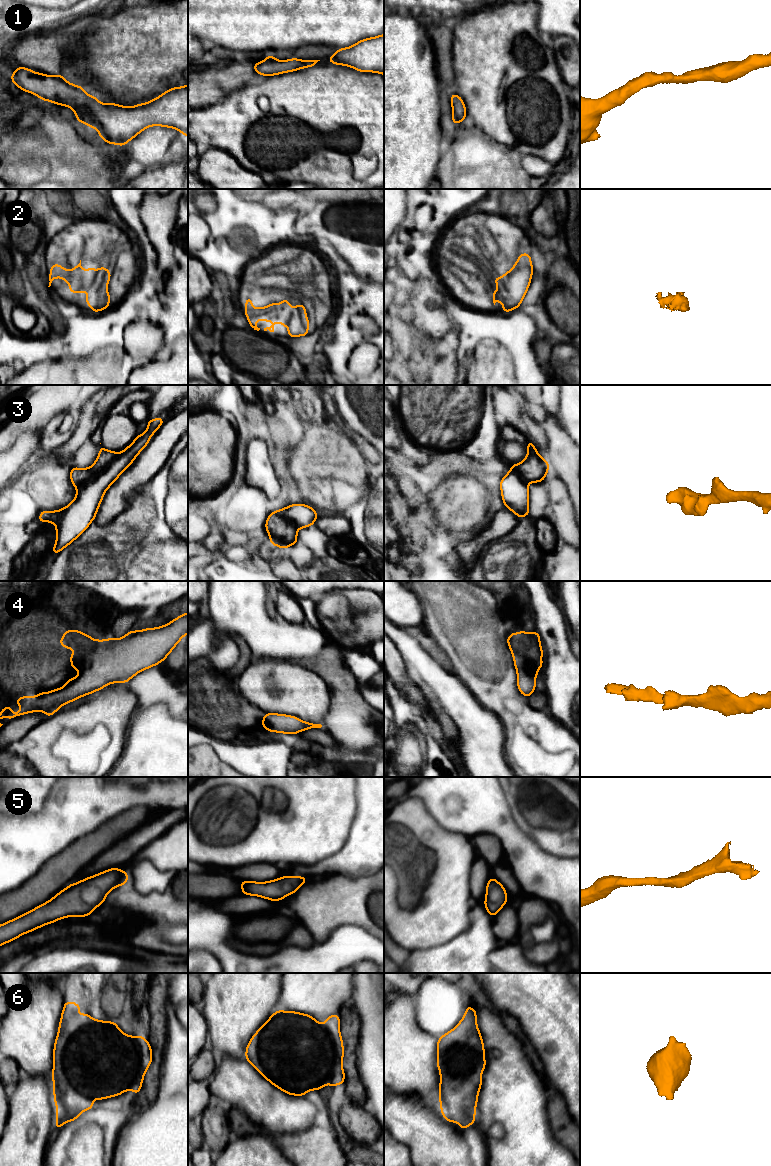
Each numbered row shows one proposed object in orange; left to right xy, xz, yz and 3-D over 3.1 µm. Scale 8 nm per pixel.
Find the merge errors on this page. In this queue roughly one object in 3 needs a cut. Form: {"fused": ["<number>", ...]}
{"fused": ["3"]}

